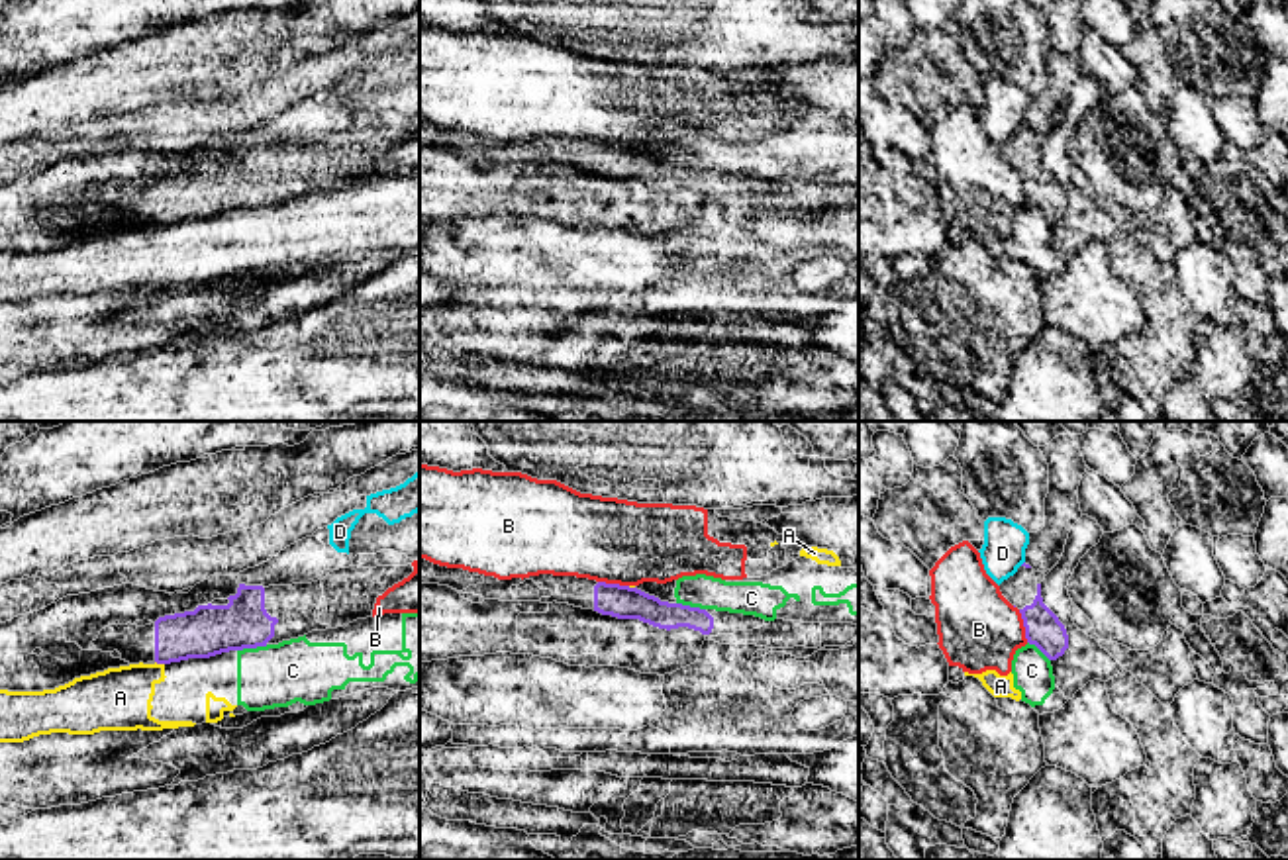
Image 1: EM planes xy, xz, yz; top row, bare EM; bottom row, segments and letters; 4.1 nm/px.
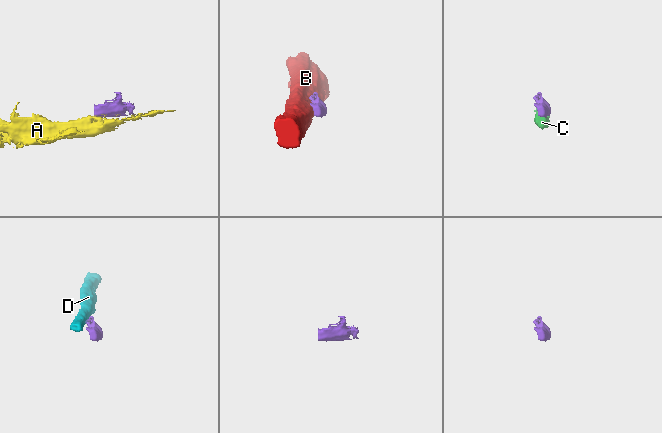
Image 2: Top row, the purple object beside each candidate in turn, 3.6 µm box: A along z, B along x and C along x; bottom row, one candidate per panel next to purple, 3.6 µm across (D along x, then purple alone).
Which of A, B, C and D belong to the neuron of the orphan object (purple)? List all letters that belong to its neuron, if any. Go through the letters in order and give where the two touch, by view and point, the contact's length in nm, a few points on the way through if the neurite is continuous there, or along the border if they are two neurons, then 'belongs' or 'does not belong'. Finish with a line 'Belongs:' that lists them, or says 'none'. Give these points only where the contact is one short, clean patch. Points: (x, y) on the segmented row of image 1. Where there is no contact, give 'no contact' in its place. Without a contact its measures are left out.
A: meets purple in xy at (159, 663); contact 40 nm long; border along xy (155, 661), (163, 665); does not belong
B: meets purple in yz at (1024, 625); contact 140 nm long; border along yz (1018, 610), (1028, 641); does not belong
C: meets purple in xy at (251, 647); contact 130 nm long; border along xy (267, 645), (238, 651); does not belong
D: no contact; does not belong
Belongs: none

